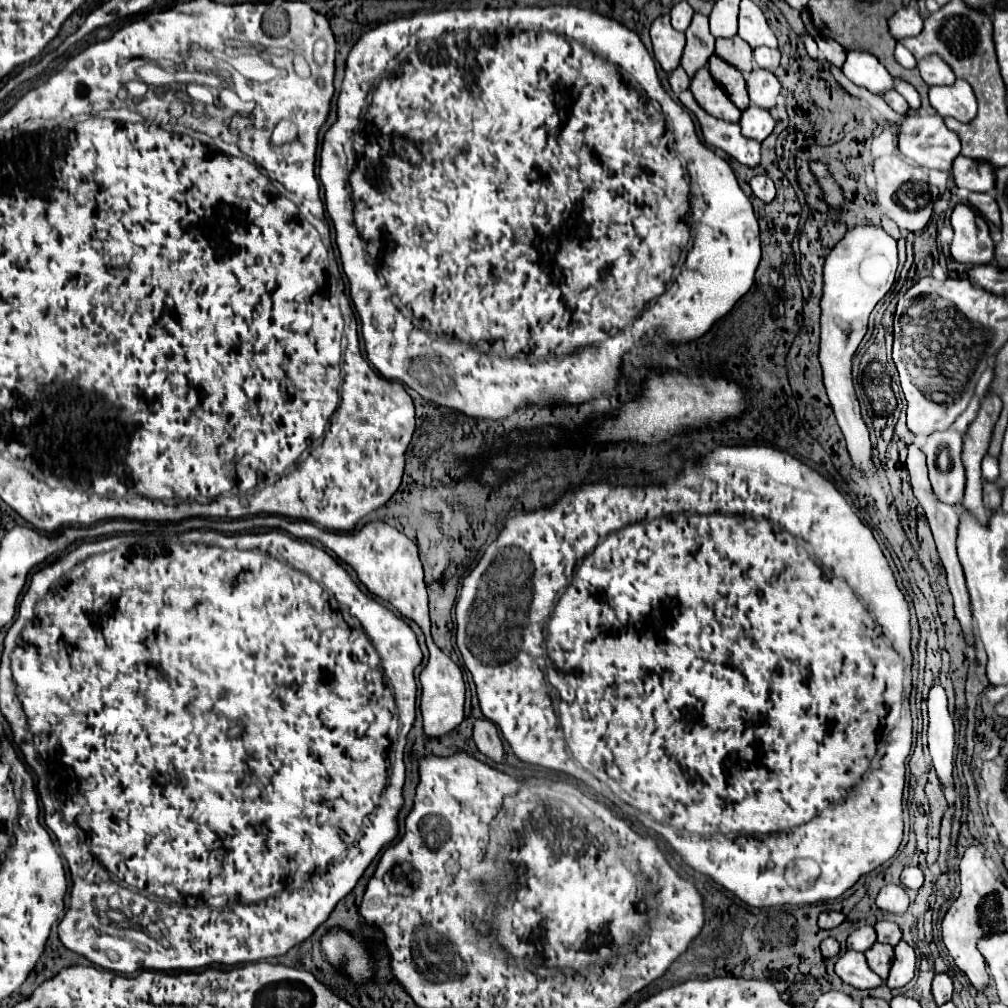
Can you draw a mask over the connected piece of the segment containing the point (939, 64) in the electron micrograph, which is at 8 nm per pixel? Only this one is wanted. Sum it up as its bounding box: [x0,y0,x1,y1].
[917,55,955,85]

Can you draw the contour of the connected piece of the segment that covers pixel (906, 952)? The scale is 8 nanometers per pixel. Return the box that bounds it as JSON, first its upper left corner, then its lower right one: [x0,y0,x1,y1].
[887,941,917,989]

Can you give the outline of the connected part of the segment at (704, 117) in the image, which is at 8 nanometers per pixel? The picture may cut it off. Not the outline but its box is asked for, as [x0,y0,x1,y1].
[679,91,761,169]

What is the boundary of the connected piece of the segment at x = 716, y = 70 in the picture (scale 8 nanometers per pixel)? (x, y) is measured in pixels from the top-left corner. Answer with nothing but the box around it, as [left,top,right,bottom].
[709,55,749,111]

